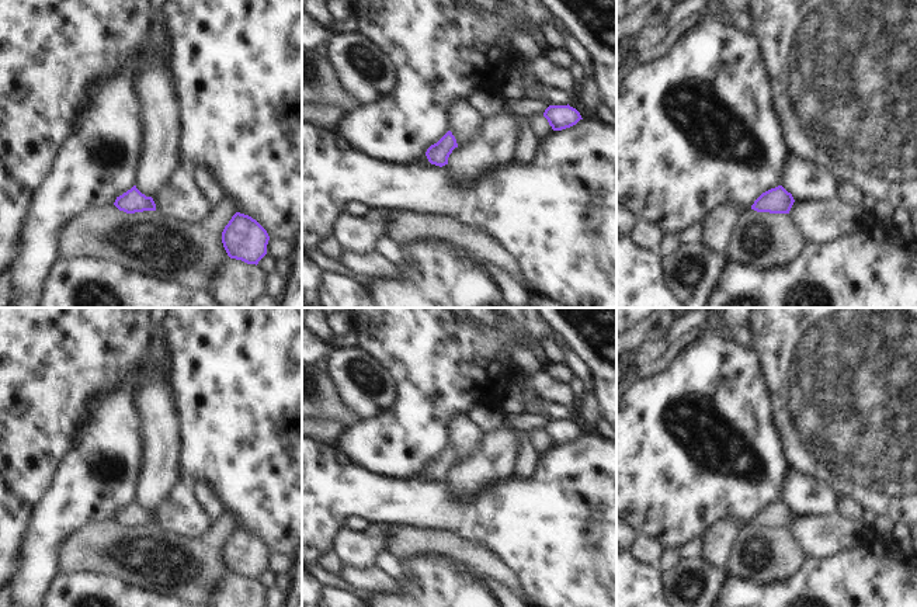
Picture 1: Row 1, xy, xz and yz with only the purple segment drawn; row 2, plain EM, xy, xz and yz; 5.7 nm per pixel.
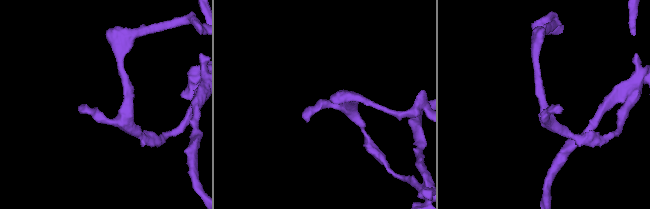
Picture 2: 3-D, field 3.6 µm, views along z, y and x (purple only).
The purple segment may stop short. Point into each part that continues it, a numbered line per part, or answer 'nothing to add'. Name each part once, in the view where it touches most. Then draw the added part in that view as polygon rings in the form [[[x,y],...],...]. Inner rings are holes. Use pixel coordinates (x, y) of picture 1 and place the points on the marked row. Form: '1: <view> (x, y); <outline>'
nothing to add

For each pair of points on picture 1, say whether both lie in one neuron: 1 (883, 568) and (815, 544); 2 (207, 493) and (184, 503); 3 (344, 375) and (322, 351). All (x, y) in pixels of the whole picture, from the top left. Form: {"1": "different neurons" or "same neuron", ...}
{"1": "different neurons", "2": "different neurons", "3": "different neurons"}

